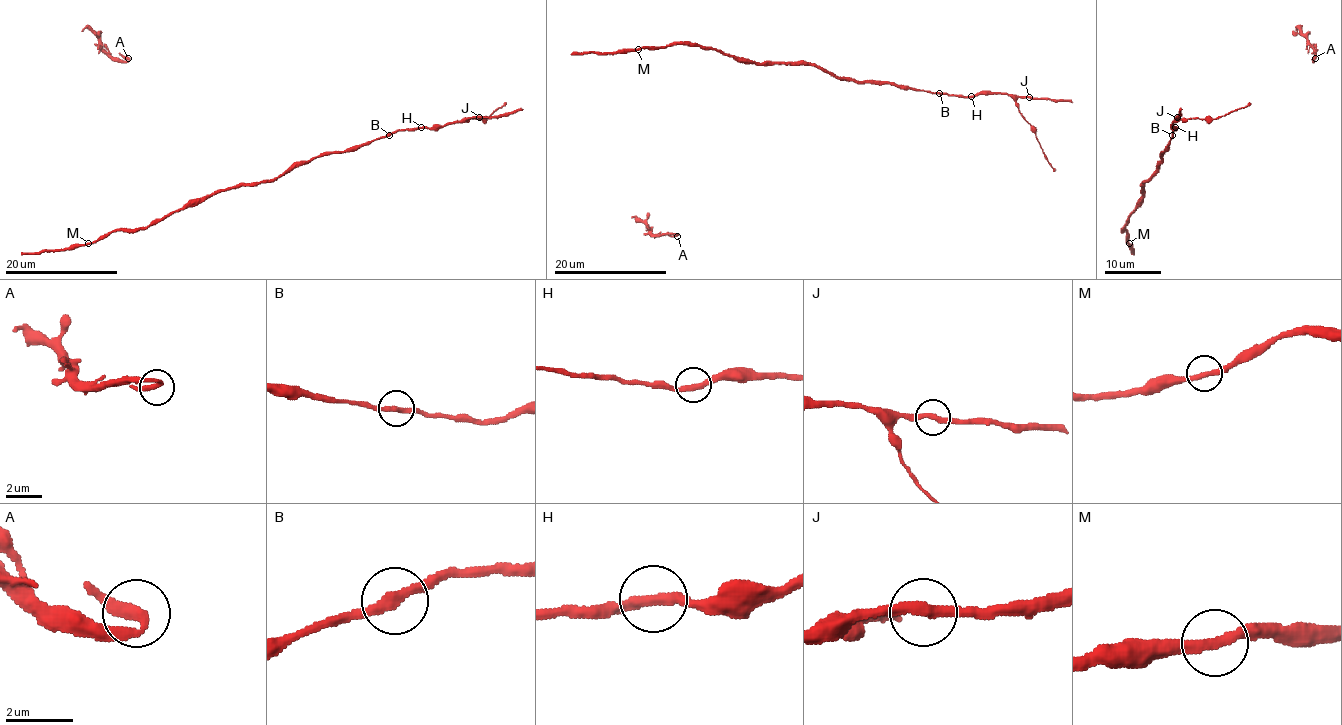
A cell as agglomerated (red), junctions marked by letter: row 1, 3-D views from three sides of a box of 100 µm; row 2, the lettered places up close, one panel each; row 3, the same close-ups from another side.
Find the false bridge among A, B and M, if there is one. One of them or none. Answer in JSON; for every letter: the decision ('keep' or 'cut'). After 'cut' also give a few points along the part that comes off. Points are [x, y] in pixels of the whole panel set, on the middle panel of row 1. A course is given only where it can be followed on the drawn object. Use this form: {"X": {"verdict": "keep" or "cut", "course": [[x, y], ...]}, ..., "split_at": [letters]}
{"A": {"verdict": "keep"}, "B": {"verdict": "keep"}, "M": {"verdict": "keep"}, "split_at": []}

